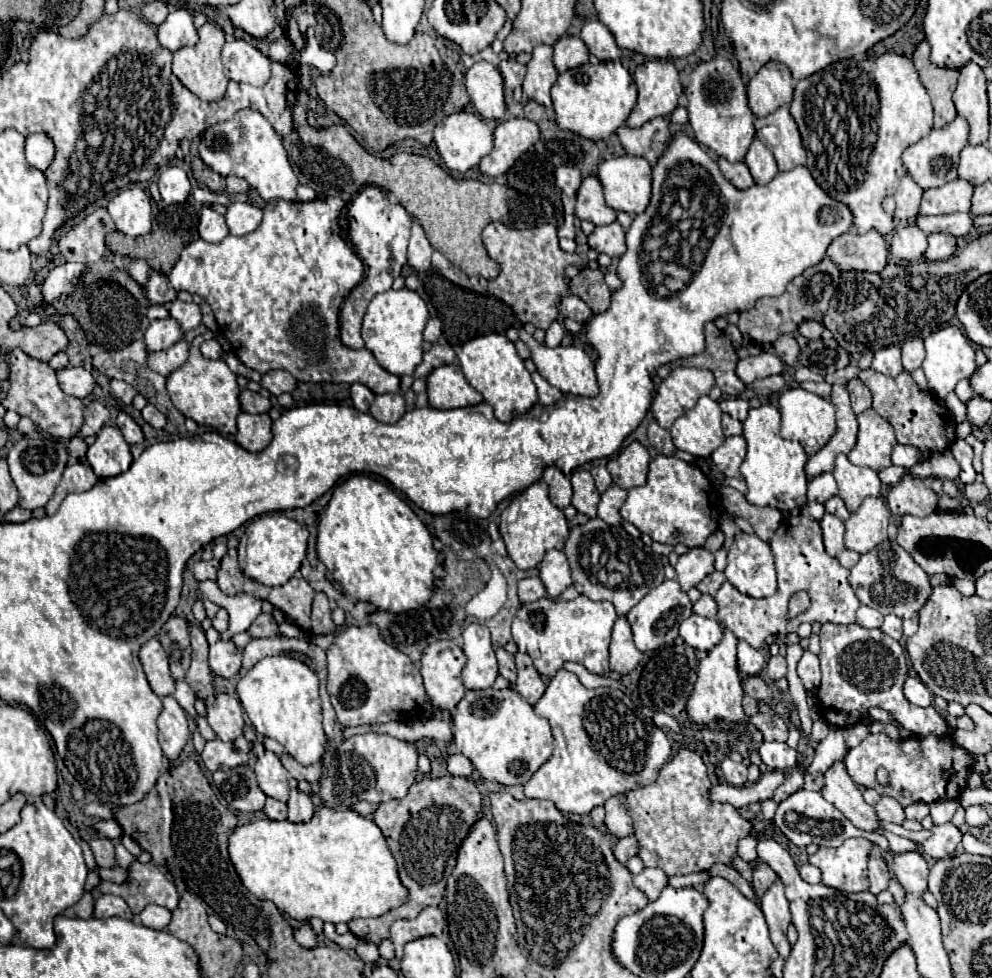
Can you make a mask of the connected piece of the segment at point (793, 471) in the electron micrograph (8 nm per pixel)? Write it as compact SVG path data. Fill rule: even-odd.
M762 404L750 408L744 422L744 438L748 442L746 458L740 466L744 482L748 484L746 500L756 506L772 506L782 514L790 514L806 502L808 478L804 464L808 460L804 448L794 440L784 440L780 436L780 410L774 404Z

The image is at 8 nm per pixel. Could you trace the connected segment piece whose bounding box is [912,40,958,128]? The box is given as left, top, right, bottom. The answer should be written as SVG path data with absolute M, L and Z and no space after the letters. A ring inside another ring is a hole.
M924 40L918 44L914 56L914 66L920 74L922 84L926 86L932 106L934 106L934 128L942 128L956 118L956 108L952 102L952 94L958 80L958 70L940 68L930 62L930 44Z

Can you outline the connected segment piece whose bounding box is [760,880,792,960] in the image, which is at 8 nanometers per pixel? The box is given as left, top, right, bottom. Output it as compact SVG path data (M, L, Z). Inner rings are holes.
M774 882L768 892L760 898L760 908L764 912L768 930L770 930L770 940L774 942L774 948L778 950L778 954L786 960L790 956L790 942L786 940L786 928L792 922L790 916L790 904L784 896L784 886L782 882Z

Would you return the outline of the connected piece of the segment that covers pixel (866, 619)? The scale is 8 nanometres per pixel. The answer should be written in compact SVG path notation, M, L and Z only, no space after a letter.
M860 606L856 616L858 616L856 622L864 628L880 628L882 620L884 620L884 616L876 608L870 608L870 606Z

